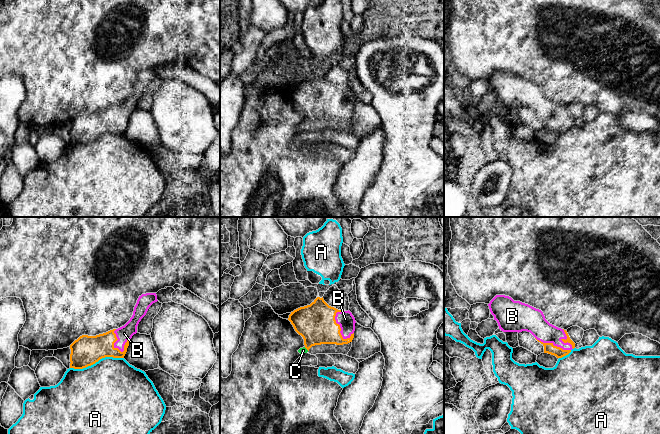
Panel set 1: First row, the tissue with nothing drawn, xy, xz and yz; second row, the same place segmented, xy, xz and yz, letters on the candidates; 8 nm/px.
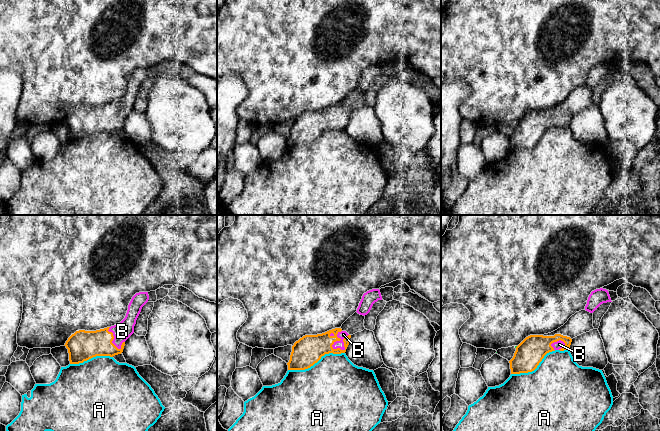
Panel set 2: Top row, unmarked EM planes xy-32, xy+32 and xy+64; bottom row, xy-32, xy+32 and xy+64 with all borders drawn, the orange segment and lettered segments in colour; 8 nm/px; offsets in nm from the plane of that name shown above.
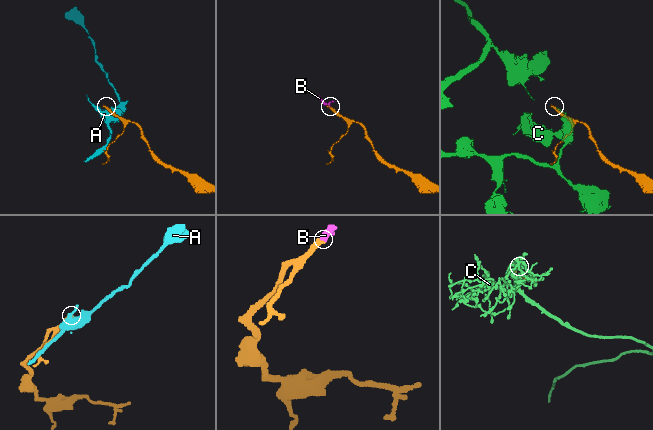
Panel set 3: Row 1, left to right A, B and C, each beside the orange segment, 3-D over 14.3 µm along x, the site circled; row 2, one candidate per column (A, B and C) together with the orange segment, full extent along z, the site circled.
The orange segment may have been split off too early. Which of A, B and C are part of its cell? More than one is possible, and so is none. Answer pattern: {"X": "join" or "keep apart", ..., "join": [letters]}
{"A": "keep apart", "B": "join", "C": "keep apart", "join": ["B"]}

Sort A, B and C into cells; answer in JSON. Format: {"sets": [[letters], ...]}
{"sets": [["A"], ["B"], ["C"]]}

